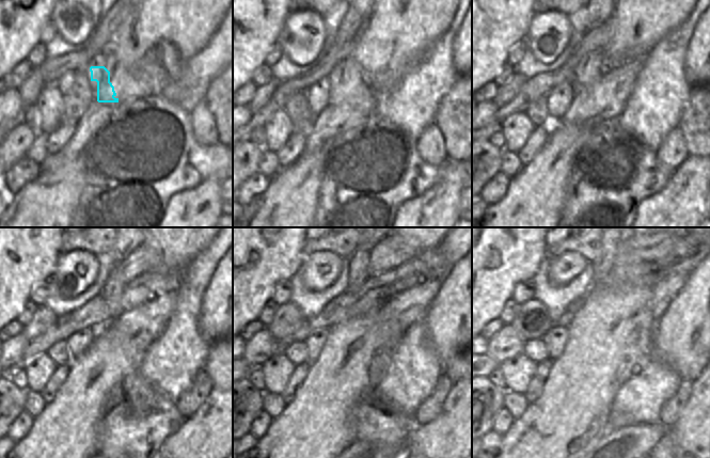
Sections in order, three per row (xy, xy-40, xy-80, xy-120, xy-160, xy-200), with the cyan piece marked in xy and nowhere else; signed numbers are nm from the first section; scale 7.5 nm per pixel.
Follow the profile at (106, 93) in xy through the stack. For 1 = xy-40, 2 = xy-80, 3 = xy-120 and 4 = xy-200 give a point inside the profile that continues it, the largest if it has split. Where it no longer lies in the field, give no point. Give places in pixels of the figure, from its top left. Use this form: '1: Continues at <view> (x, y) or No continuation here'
1: Continues at xy-40 (347, 74)
2: Continues at xy-80 (592, 65)
3: Continues at xy-120 (112, 290)
4: Continues at xy-200 (602, 265).

